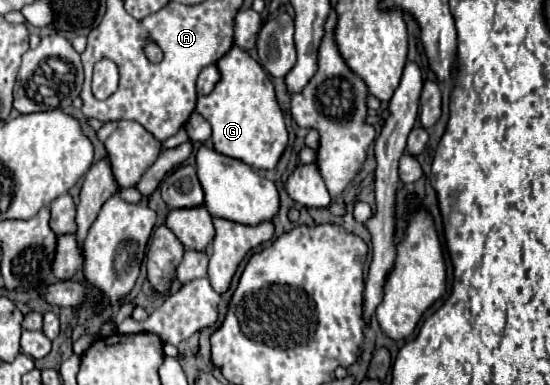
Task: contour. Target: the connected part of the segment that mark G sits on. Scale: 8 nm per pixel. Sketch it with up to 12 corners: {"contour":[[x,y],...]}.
{"contour":[[238,46],[196,112],[214,150],[276,168],[288,130],[268,74]]}

